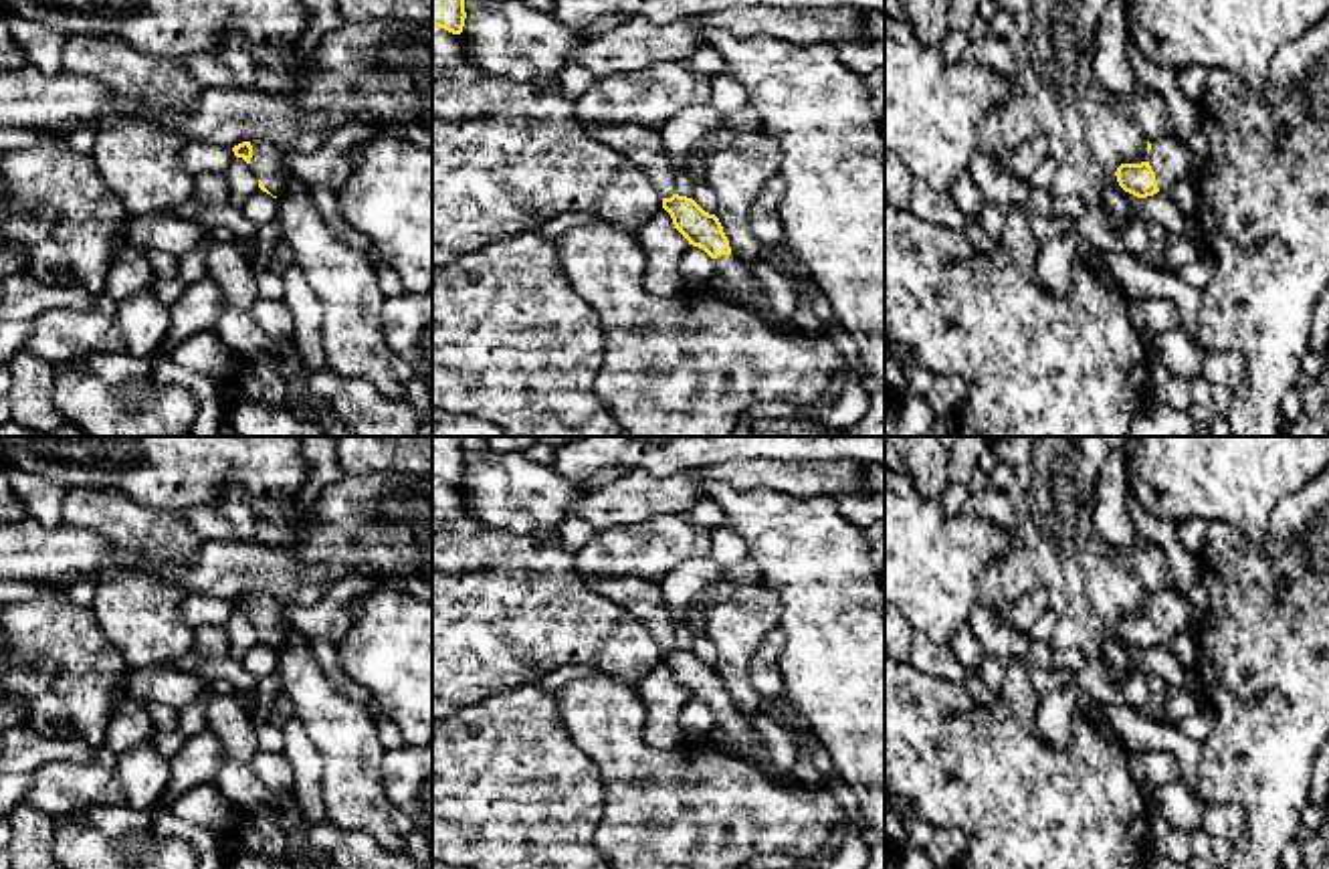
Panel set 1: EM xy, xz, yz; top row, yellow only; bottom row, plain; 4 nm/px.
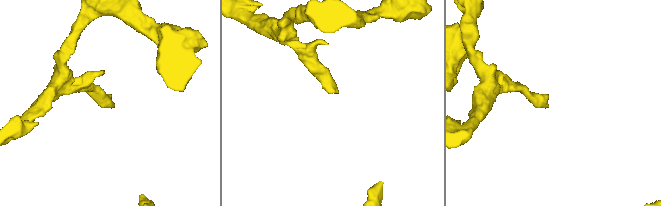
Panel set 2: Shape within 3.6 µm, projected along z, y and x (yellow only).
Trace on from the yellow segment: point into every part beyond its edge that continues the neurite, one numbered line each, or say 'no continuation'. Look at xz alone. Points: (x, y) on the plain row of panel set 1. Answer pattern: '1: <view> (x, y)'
1: xz (730, 722)

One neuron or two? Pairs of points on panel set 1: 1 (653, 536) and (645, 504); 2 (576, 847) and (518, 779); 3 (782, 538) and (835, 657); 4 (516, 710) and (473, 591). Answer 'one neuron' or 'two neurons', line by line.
1: two neurons
2: one neuron
3: one neuron
4: two neurons

